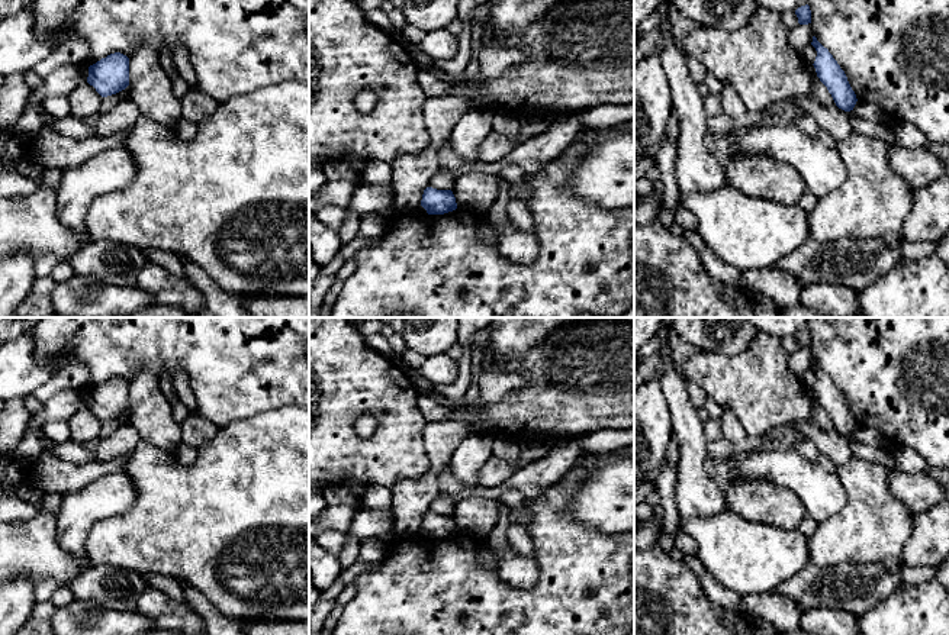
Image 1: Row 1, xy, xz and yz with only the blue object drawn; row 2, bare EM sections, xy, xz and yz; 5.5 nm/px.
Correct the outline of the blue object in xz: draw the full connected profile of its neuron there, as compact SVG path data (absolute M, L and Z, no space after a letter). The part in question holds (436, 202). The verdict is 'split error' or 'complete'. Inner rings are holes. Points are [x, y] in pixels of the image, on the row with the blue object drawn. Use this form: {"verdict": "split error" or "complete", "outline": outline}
{"verdict": "complete", "outline": "M432 187L424 190L421 206L428 215L444 215L457 209L451 190L437 190Z"}

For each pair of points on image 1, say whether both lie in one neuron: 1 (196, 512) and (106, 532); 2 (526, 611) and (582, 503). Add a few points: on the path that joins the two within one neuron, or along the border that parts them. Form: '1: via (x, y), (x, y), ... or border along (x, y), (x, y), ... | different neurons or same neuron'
1: via (174, 529), (167, 532), (128, 532) | same neuron
2: border along (582, 484), (569, 513), (605, 534) | different neurons

